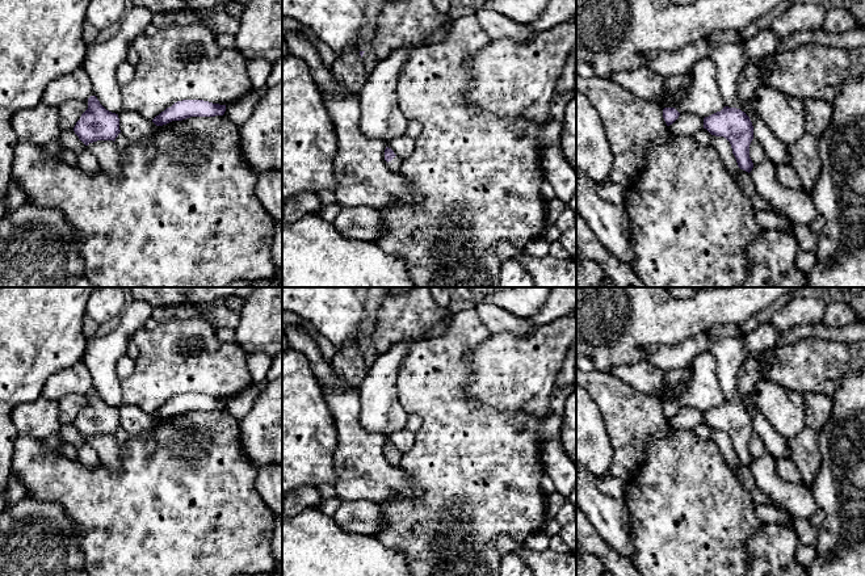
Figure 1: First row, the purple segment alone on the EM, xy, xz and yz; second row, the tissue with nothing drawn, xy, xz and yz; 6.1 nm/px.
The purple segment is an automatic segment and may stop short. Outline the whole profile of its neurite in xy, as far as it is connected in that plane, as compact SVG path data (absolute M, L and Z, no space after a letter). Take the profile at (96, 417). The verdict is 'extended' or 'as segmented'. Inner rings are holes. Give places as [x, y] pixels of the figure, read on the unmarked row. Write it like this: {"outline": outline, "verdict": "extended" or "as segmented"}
{"outline": "M96 390L88 392L88 403L74 421L79 433L88 440L97 434L116 434L119 424L118 408L106 404Z", "verdict": "as segmented"}

